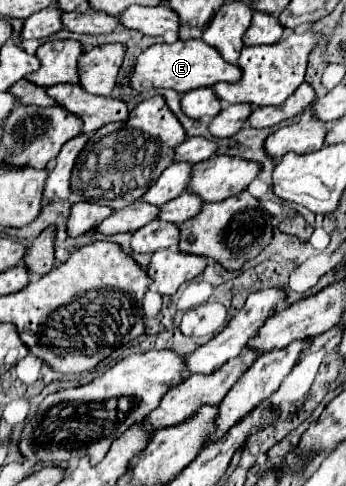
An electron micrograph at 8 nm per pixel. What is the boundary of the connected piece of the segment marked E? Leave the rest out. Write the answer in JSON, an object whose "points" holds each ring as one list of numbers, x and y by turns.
{"points":[[188,39,188,41,174,41,174,43,156,43,148,47,136,61,134,75,130,77,130,85,136,91,150,91,150,89,174,89,178,93,186,93,198,87,212,87,218,81,236,83,242,77,238,65,224,61,212,45,204,43,202,39]]}

